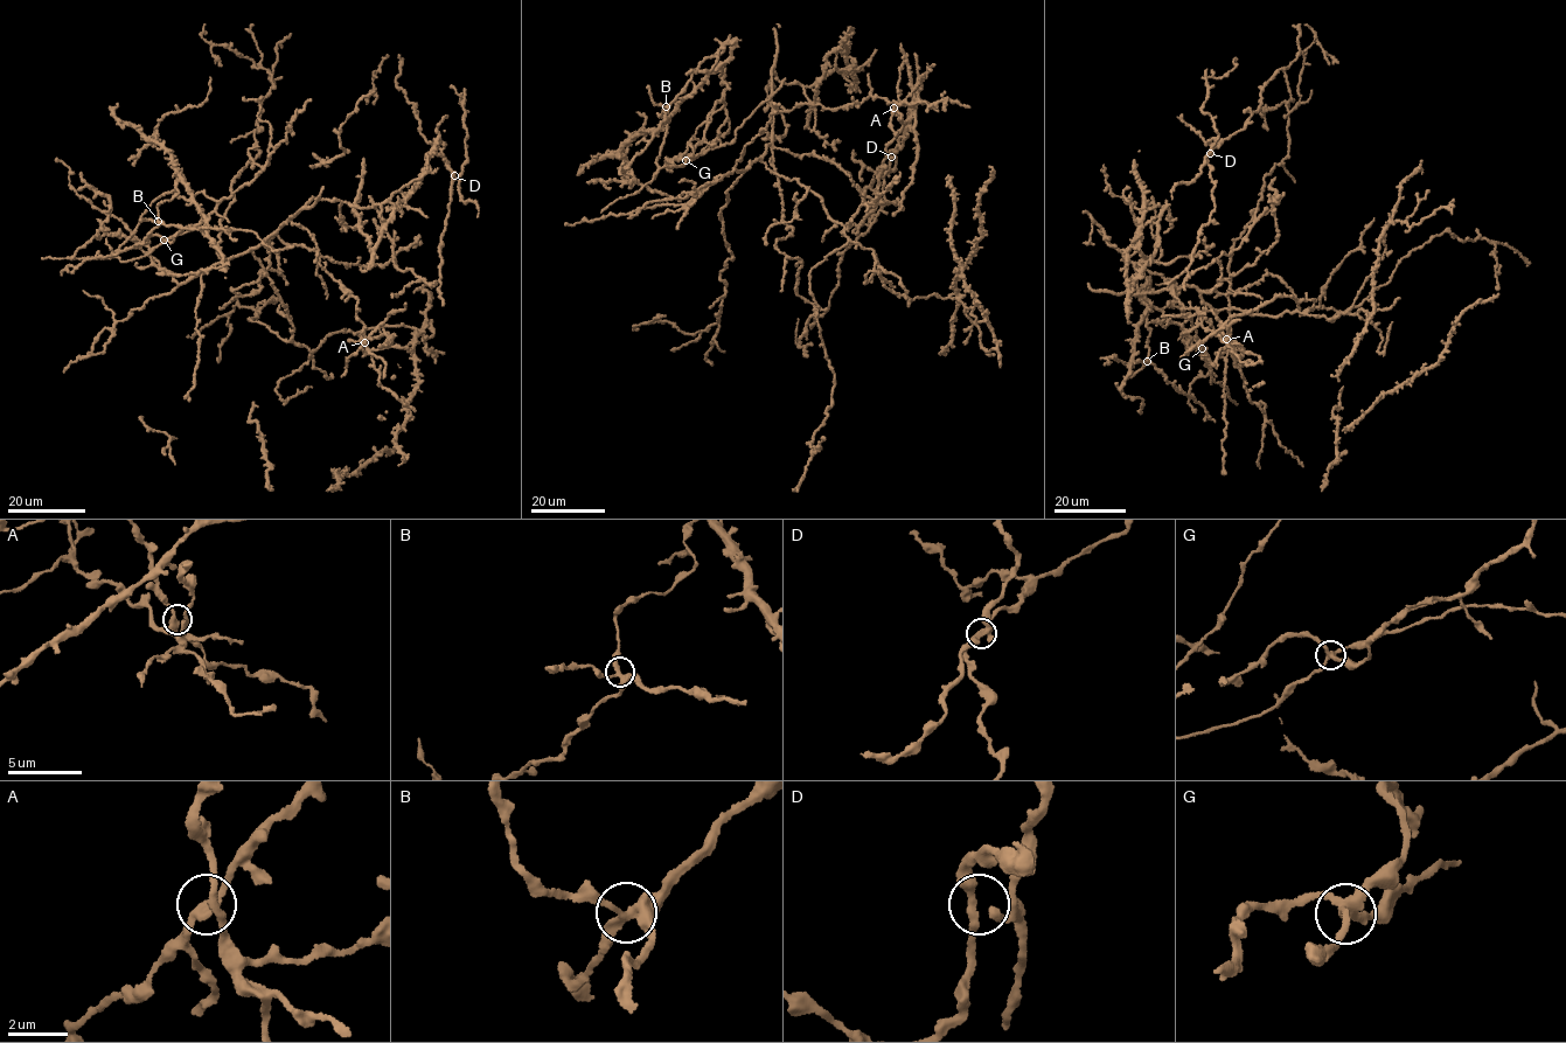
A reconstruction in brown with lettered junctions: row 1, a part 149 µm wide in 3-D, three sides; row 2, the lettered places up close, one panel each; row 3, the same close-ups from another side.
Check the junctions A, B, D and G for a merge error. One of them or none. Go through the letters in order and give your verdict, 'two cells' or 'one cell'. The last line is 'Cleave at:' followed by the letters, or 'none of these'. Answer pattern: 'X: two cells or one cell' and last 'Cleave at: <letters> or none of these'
A: one cell
B: one cell
D: one cell
G: two cells
Cleave at: G

